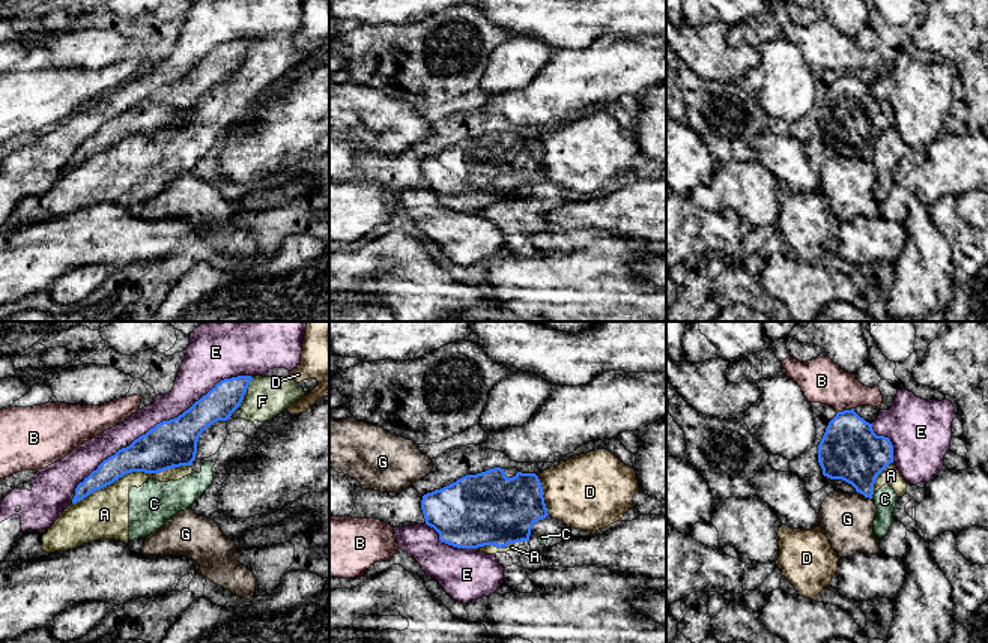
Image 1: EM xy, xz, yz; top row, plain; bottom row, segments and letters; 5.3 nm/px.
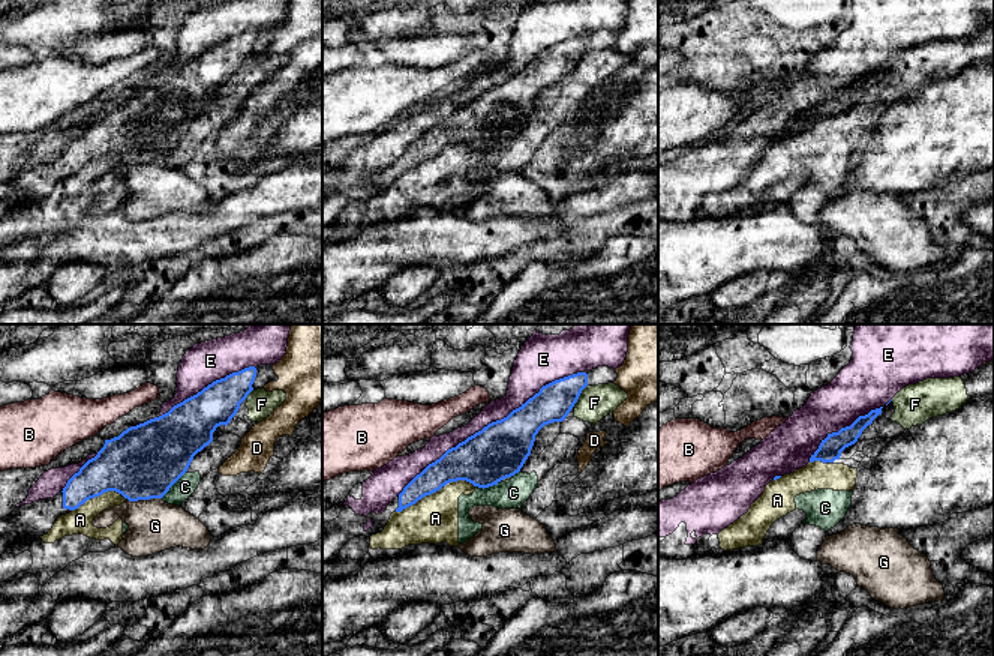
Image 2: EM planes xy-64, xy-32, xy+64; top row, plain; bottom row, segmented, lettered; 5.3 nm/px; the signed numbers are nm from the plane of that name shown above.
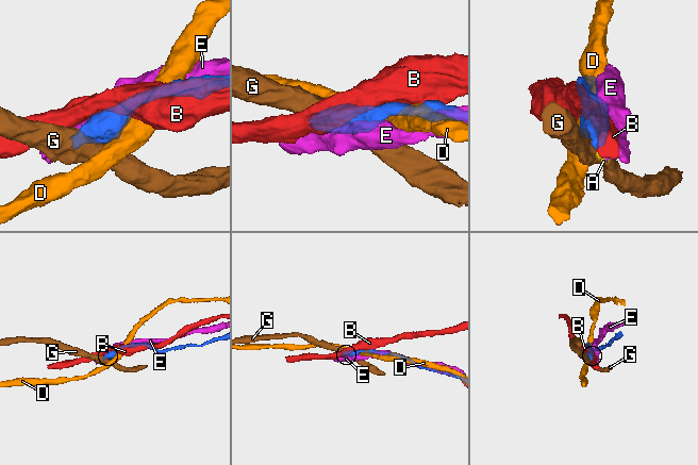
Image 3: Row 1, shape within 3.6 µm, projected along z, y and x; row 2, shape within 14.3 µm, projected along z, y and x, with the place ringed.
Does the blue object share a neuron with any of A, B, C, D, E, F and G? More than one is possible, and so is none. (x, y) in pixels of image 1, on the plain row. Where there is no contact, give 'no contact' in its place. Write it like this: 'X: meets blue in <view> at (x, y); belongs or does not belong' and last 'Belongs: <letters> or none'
A: meets blue in xy at (131, 134); does not belong
B: meets blue in yz at (845, 74); does not belong
C: meets blue in yz at (871, 159); does not belong
D: meets blue in xz at (542, 158); does not belong
E: meets blue in xy at (163, 84); does not belong
F: meets blue in xy at (242, 62); does not belong
G: meets blue in yz at (863, 158); does not belong
Belongs: none

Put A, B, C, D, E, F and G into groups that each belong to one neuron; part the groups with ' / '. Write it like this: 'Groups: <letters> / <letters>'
Groups: A C F / B / D / E / G

